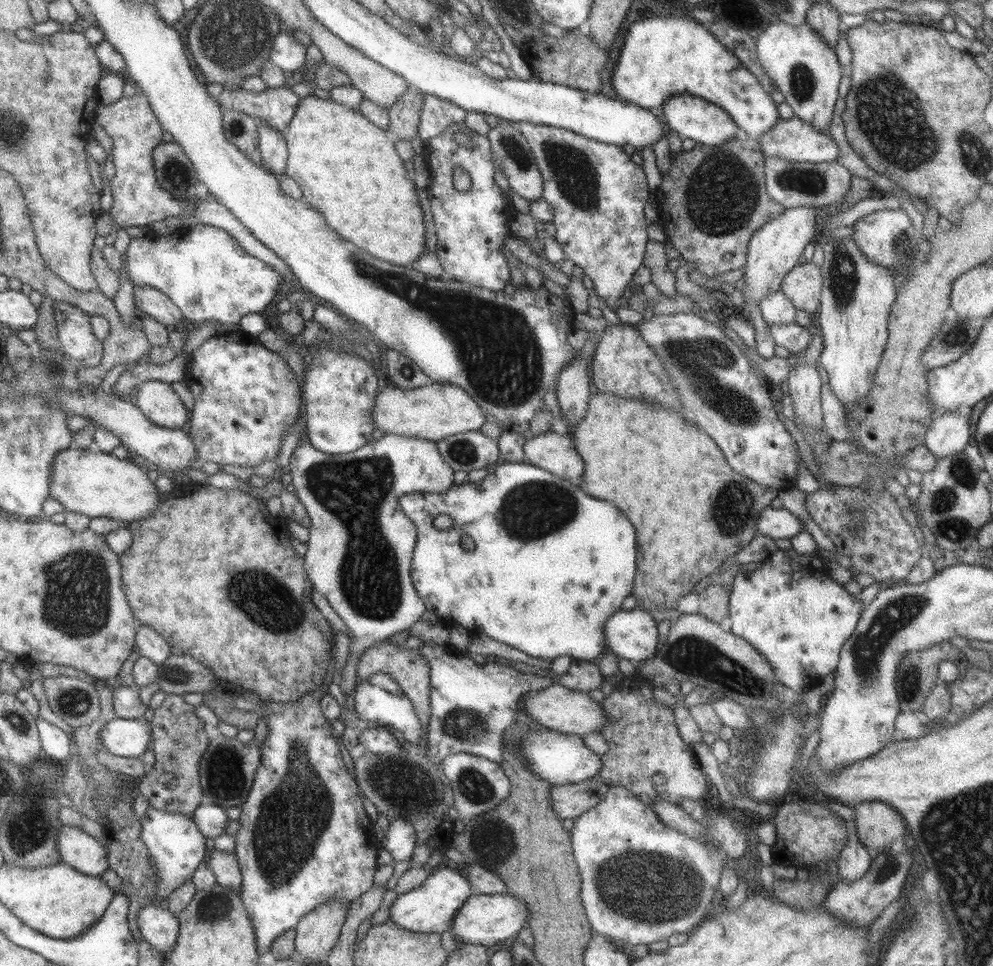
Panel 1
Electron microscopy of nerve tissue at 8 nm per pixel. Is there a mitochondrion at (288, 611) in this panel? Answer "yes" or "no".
yes

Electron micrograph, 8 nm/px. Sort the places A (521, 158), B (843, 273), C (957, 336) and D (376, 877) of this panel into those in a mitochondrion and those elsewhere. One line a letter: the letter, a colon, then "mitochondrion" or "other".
A: mitochondrion
B: mitochondrion
C: mitochondrion
D: other

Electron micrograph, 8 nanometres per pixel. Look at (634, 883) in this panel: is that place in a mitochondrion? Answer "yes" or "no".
yes

